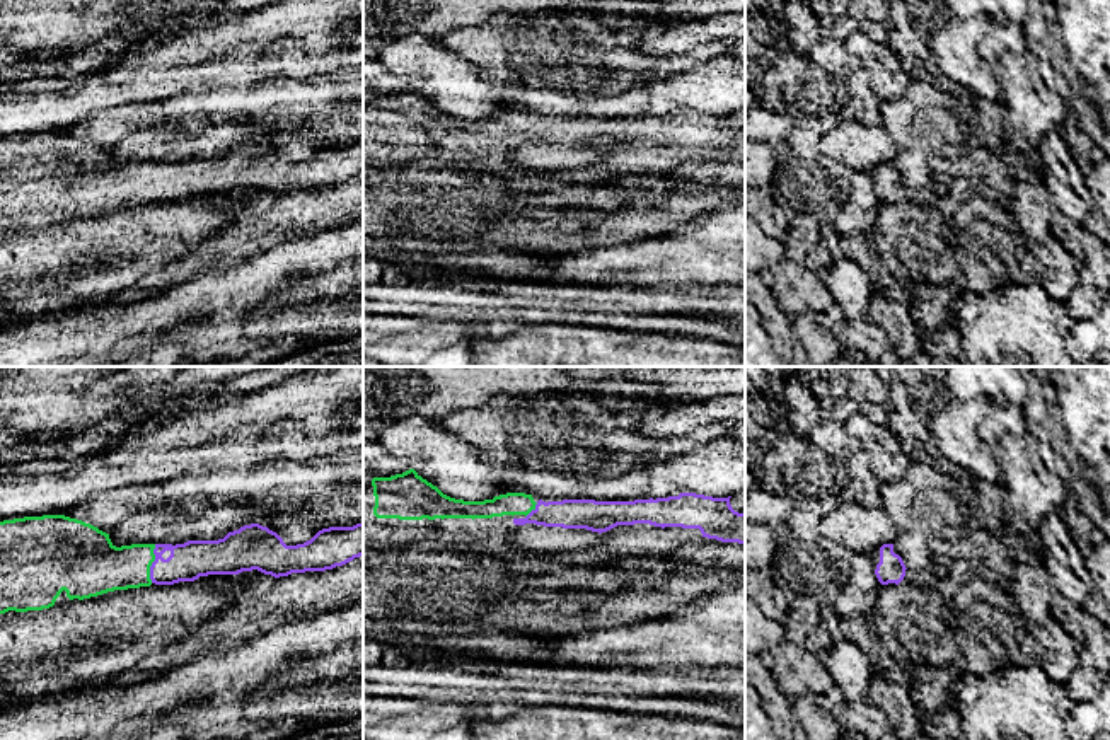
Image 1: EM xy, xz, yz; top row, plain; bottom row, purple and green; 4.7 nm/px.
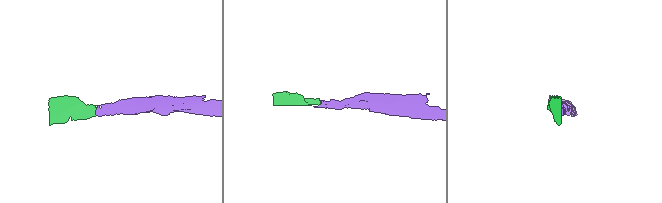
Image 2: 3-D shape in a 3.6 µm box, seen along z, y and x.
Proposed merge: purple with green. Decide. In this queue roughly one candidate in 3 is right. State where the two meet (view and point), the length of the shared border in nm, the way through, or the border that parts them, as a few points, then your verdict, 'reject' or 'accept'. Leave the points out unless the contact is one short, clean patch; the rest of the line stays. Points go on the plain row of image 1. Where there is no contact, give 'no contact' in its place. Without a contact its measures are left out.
xy (152, 181) | 190 nm | across xy (188, 179), (183, 183), (152, 181), (99, 184) | accept

